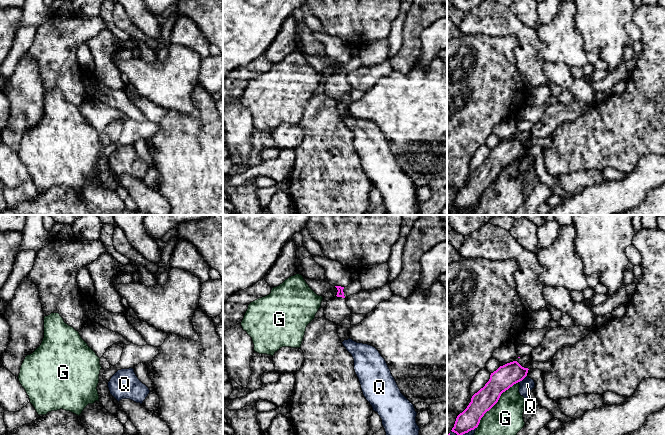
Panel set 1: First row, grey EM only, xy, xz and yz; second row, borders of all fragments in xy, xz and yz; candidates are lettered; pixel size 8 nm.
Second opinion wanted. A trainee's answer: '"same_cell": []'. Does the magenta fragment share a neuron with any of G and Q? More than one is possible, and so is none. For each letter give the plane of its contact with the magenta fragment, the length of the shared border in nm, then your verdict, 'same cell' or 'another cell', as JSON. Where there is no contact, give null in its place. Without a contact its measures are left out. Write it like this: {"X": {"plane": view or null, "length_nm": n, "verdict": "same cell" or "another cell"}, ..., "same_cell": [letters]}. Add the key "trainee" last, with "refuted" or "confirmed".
{"G": {"plane": "yz", "length_nm": 500, "verdict": "another cell"}, "Q": {"plane": "yz", "length_nm": 90, "verdict": "another cell"}, "same_cell": [], "trainee": "confirmed"}

